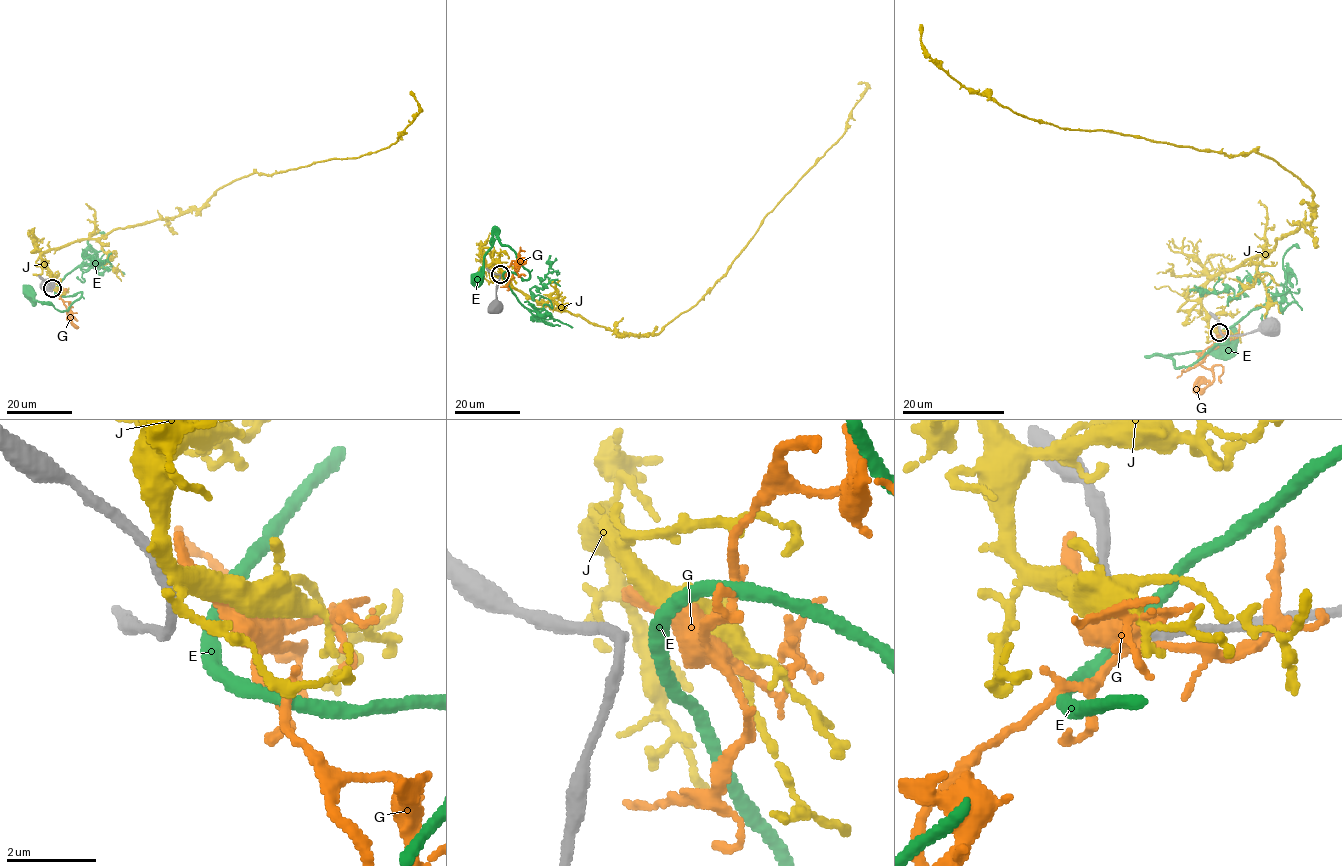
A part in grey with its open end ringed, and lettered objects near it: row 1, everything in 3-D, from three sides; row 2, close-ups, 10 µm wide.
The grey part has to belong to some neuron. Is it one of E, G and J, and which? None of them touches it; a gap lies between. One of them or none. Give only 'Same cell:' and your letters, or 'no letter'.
Same cell: J

